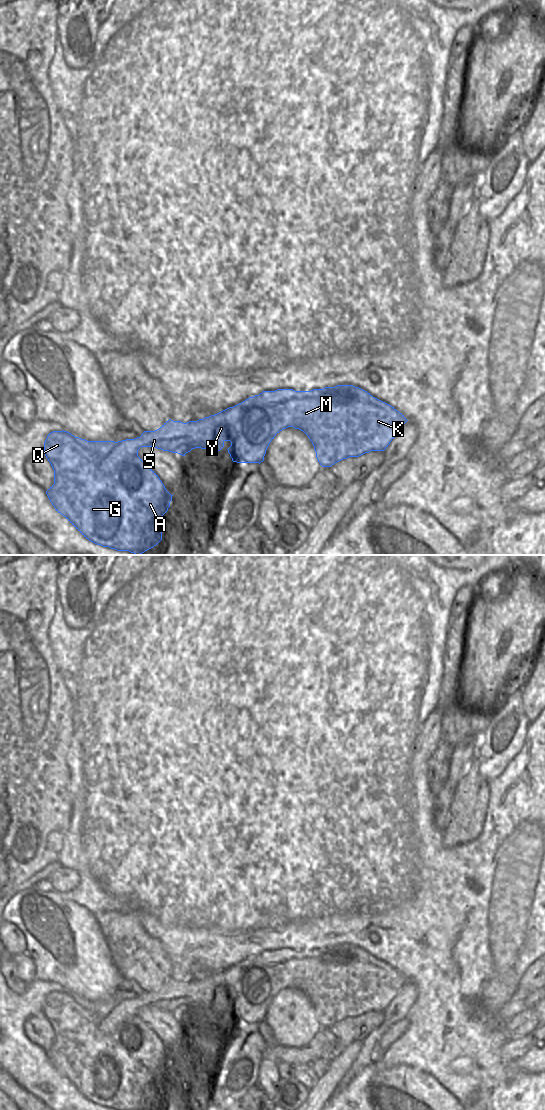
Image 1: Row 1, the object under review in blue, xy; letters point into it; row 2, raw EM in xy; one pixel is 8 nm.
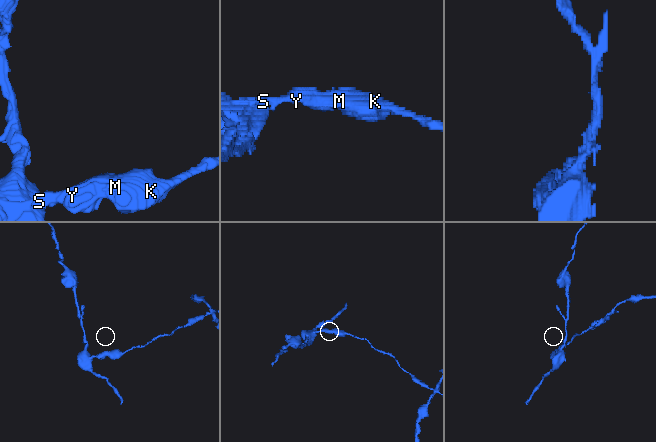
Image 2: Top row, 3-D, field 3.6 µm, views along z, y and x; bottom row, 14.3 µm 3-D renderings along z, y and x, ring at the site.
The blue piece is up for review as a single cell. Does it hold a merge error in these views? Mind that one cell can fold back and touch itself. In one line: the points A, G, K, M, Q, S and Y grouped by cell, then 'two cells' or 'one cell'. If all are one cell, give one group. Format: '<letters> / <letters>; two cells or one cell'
A G Q / K M S Y; two cells

